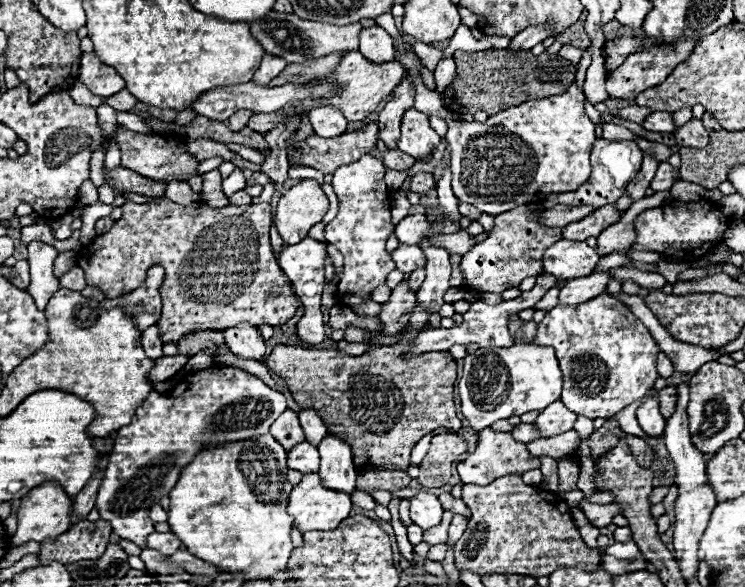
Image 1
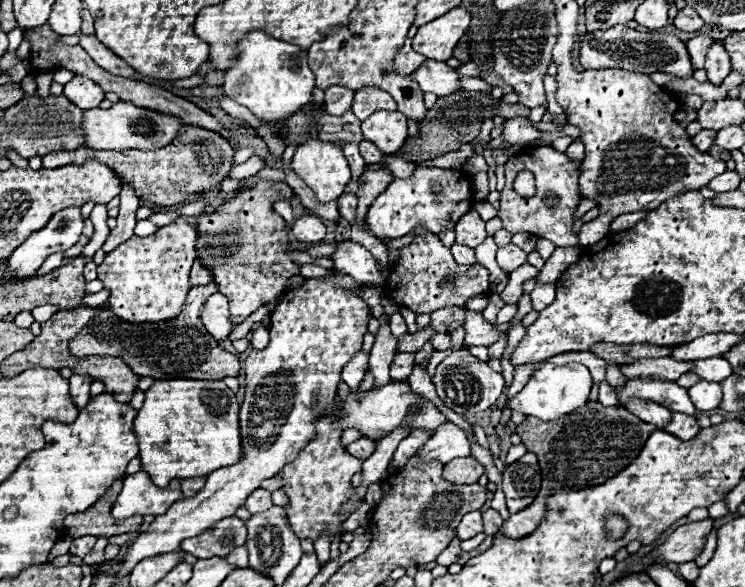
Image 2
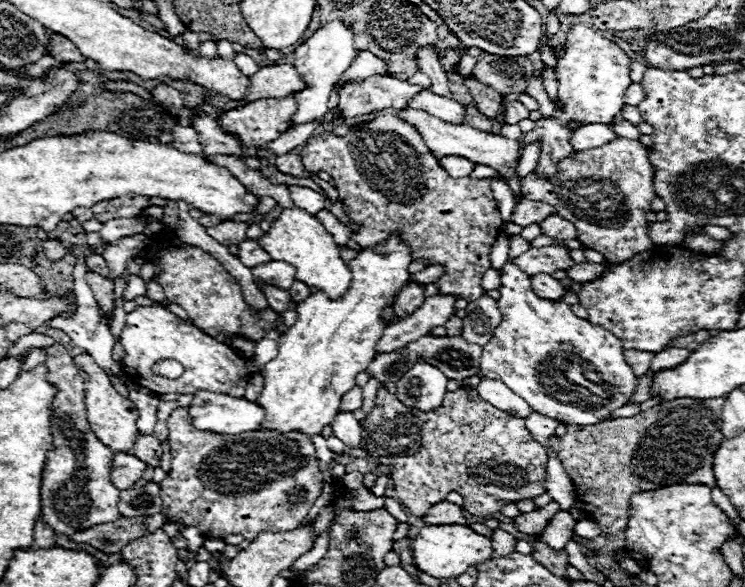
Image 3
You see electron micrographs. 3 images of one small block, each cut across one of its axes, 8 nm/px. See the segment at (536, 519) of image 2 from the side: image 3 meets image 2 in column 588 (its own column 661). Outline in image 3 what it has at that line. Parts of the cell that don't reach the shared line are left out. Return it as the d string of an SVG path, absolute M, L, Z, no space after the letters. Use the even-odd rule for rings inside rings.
M726 396L716 400L680 398L632 416L614 418L594 426L570 426L564 436L552 436L550 446L570 476L584 518L594 520L604 534L616 534L628 524L628 500L640 490L658 490L670 484L716 486L712 458L722 436L722 408Z

